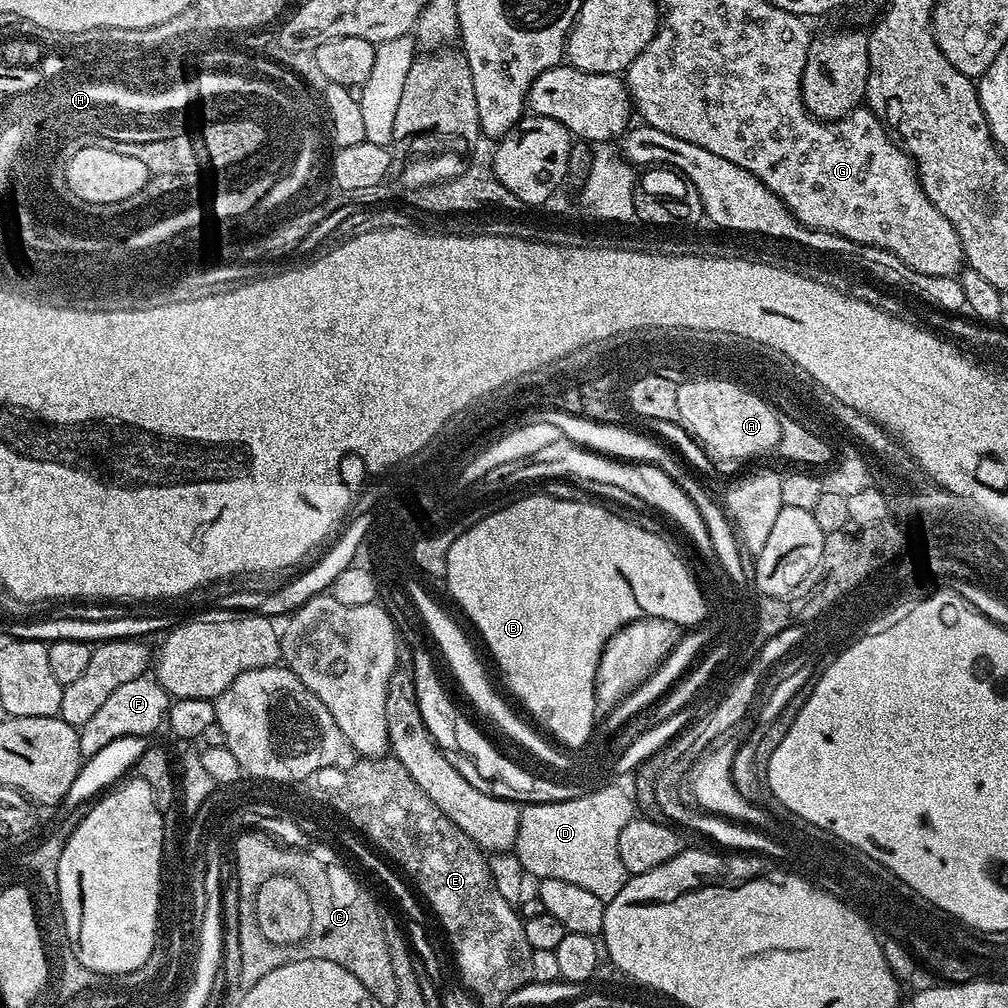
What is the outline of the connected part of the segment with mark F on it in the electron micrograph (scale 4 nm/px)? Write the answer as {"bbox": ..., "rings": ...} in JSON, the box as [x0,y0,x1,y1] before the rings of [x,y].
{"bbox":[78,674,169,758],"rings":[[[145,674],[133,678],[131,682],[125,682],[123,686],[118,686],[118,690],[114,690],[114,694],[110,694],[110,698],[106,698],[106,702],[102,702],[102,706],[98,706],[98,710],[94,710],[94,715],[78,729],[81,757],[87,758],[98,754],[98,750],[110,746],[110,742],[118,738],[151,737],[151,732],[158,731],[165,723],[169,703],[168,691],[151,675]]]}

